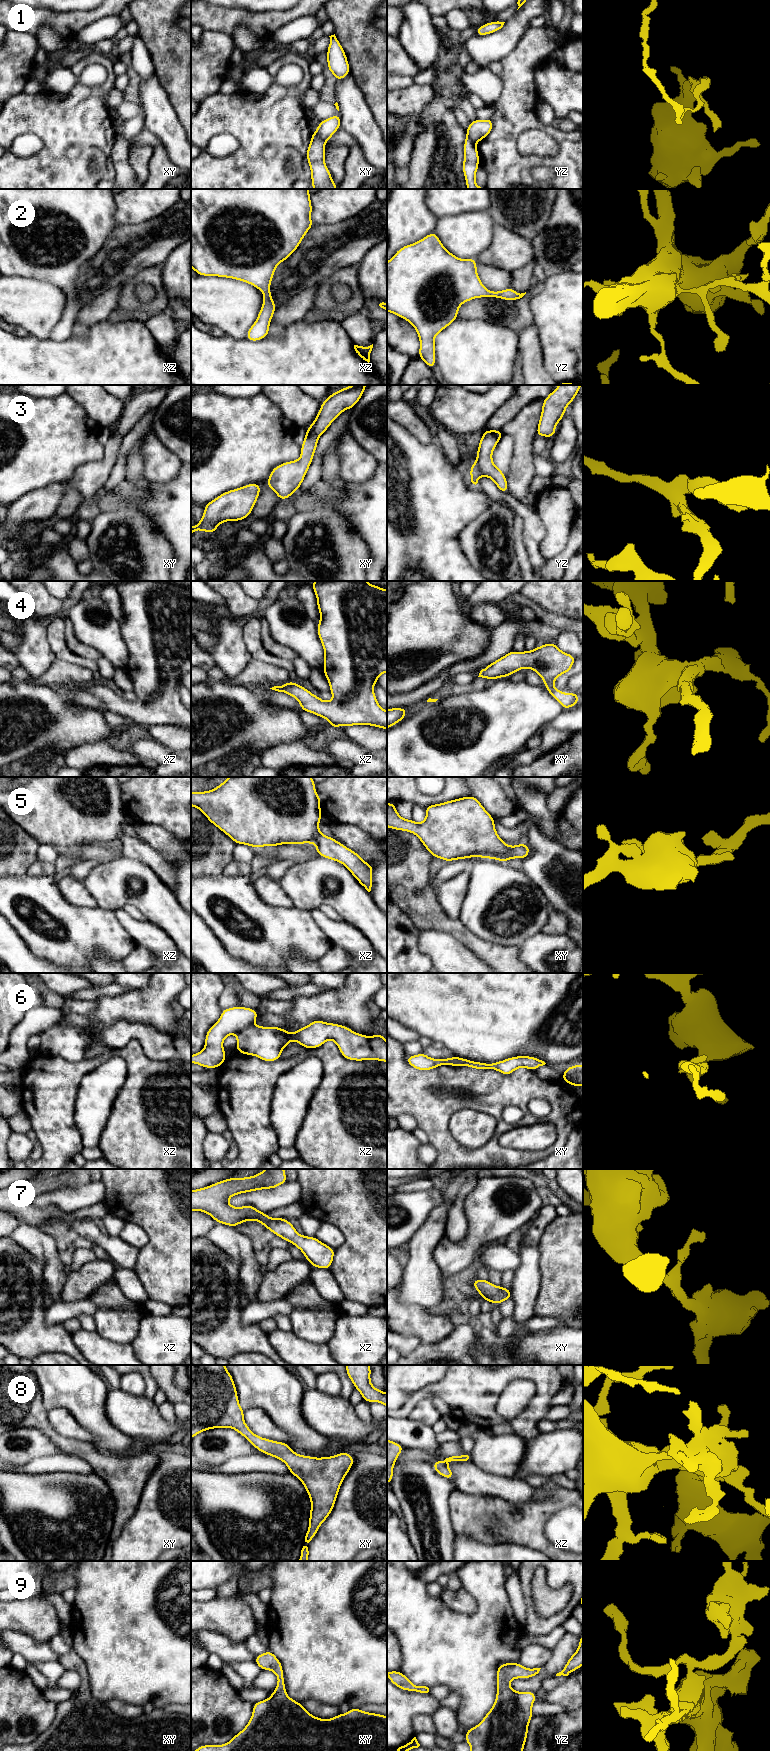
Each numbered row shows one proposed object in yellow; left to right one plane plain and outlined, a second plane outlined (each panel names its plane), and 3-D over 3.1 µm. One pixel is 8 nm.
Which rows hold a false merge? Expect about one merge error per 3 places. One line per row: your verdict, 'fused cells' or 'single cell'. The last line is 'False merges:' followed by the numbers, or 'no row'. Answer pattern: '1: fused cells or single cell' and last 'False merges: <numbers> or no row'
1: fused cells
2: single cell
3: single cell
4: single cell
5: single cell
6: fused cells
7: single cell
8: single cell
9: single cell
False merges: 1, 6

